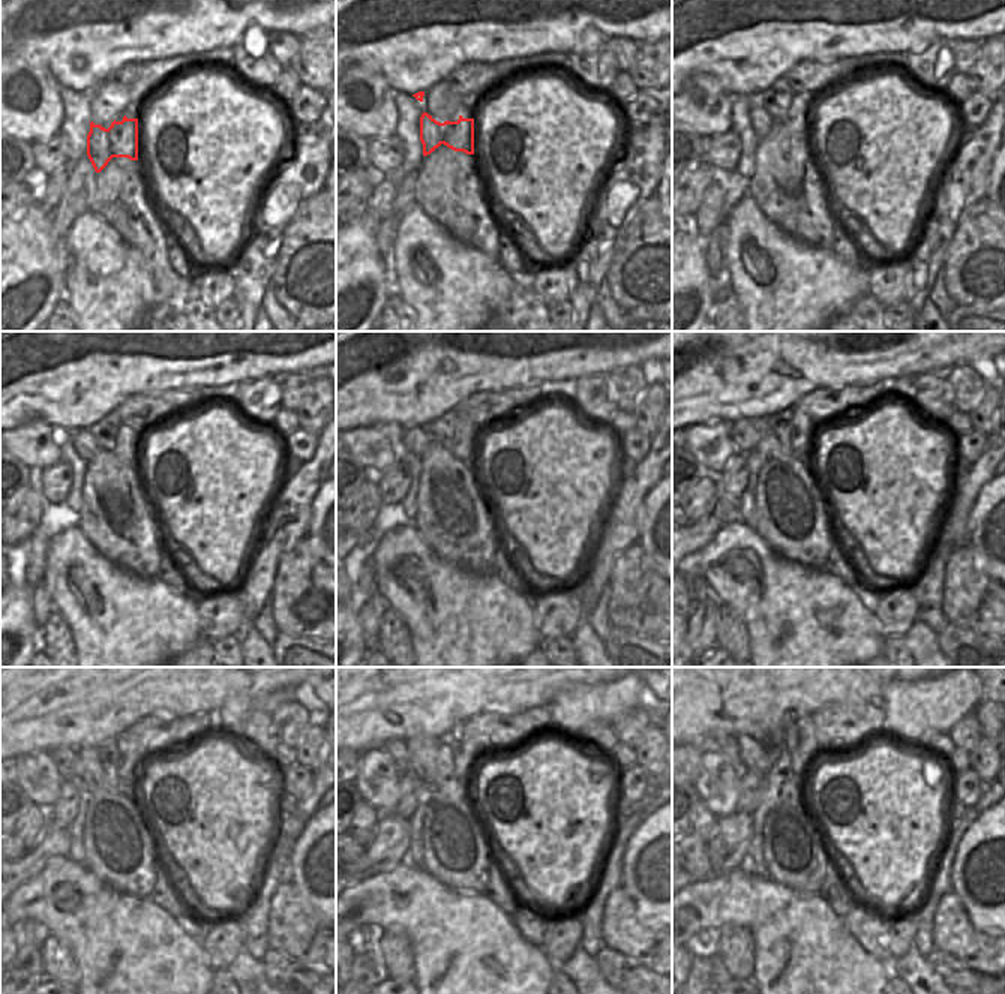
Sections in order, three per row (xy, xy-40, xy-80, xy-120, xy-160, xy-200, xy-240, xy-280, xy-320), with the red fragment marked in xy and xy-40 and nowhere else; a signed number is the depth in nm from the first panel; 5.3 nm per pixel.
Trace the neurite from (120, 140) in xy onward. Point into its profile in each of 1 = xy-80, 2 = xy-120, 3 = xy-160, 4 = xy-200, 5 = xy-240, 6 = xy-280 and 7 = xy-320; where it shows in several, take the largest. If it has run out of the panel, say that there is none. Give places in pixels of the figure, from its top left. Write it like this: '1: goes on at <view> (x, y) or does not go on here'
1: goes on at xy-80 (759, 119)
2: goes on at xy-120 (83, 441)
3: goes on at xy-160 (414, 440)
4: goes on at xy-200 (744, 434)
5: goes on at xy-240 (65, 759)
6: goes on at xy-280 (395, 748)
7: goes on at xy-320 (726, 744)

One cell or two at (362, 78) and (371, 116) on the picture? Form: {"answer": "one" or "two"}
{"answer": "one"}

